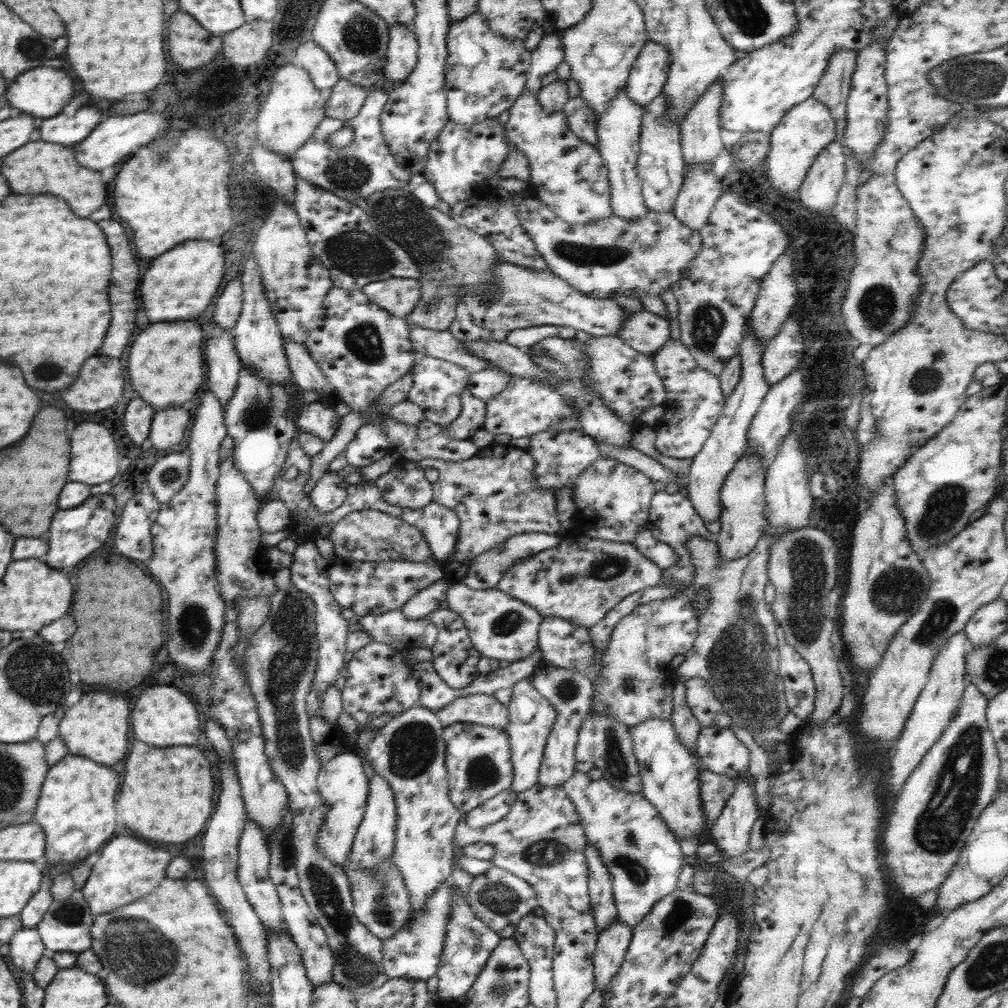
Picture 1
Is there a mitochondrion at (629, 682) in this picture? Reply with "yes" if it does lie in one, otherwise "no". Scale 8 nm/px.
yes

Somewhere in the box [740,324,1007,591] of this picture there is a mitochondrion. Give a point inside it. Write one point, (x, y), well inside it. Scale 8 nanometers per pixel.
(944, 507)

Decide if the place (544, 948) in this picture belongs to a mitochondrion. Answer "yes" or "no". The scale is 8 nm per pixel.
no

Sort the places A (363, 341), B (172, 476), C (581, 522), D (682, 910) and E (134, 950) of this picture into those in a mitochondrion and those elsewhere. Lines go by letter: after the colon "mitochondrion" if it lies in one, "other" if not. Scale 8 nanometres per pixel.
A: mitochondrion
B: mitochondrion
C: other
D: mitochondrion
E: mitochondrion

